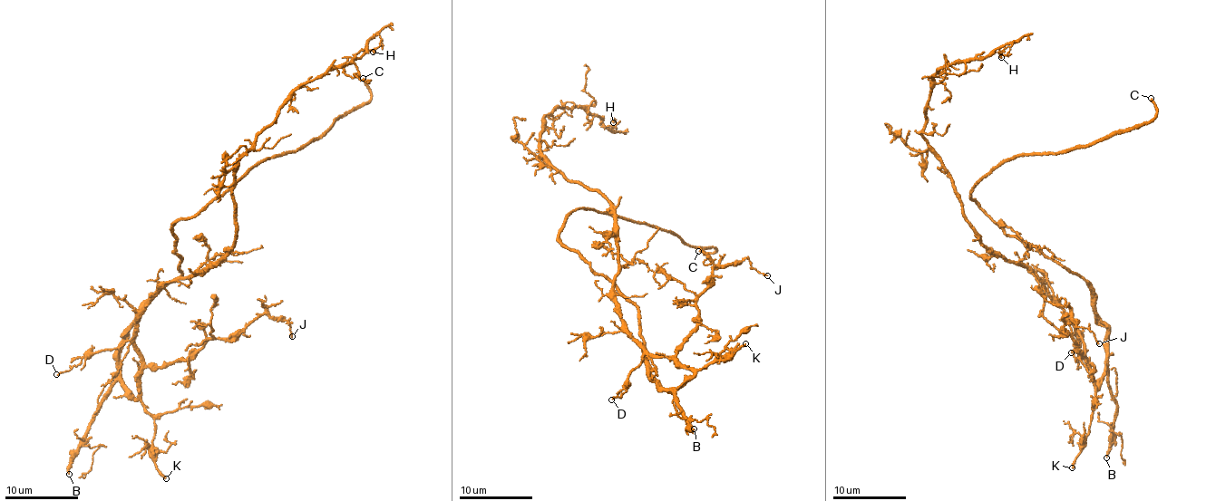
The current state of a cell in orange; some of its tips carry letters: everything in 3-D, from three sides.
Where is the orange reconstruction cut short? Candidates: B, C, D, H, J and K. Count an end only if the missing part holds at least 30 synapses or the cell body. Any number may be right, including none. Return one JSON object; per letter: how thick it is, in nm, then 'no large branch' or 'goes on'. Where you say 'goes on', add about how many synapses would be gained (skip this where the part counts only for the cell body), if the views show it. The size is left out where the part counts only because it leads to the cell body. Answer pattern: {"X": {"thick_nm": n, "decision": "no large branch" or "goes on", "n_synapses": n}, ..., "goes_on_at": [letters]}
{"B": {"thick_nm": 200, "decision": "goes on", "n_synapses": 160}, "C": {"thick_nm": 240, "decision": "goes on"}, "D": {"thick_nm": 130, "decision": "no large branch"}, "H": {"thick_nm": 120, "decision": "no large branch"}, "J": {"thick_nm": 110, "decision": "no large branch"}, "K": {"thick_nm": 170, "decision": "goes on", "n_synapses": 40}, "goes_on_at": ["B", "C", "K"]}

